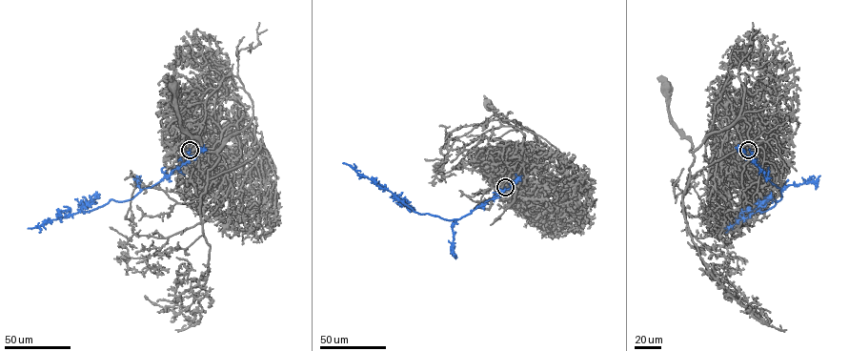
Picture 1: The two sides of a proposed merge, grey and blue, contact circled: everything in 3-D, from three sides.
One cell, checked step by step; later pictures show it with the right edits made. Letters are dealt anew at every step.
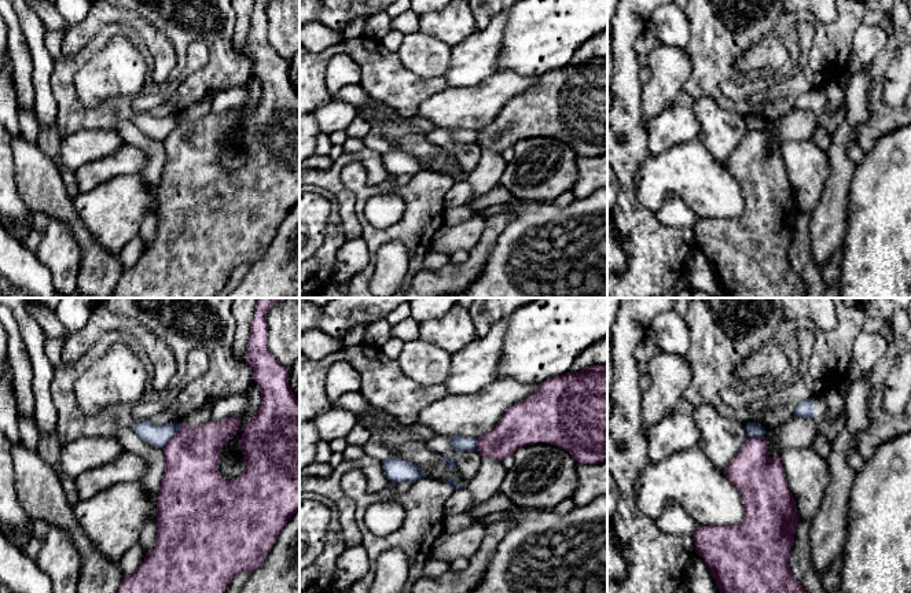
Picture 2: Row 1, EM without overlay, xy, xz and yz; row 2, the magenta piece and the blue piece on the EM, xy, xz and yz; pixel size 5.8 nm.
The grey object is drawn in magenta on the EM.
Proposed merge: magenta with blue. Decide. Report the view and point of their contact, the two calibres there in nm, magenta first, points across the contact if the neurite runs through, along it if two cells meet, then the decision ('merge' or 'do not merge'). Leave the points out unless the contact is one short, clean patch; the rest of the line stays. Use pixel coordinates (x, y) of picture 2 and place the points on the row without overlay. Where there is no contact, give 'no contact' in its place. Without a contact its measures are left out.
meets magenta in xy at (173, 128); 320 nm thick on the magenta side, 120 nm on the other; border along xy (180, 115), (176, 125), (162, 140); do not merge

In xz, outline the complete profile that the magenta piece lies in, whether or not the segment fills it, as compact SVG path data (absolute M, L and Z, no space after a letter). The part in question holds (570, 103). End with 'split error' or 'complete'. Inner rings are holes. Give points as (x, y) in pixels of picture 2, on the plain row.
M607 56L591 58L578 65L567 65L540 75L540 80L522 95L514 96L496 115L477 132L481 150L502 154L521 139L548 135L569 144L578 156L607 154Z; complete

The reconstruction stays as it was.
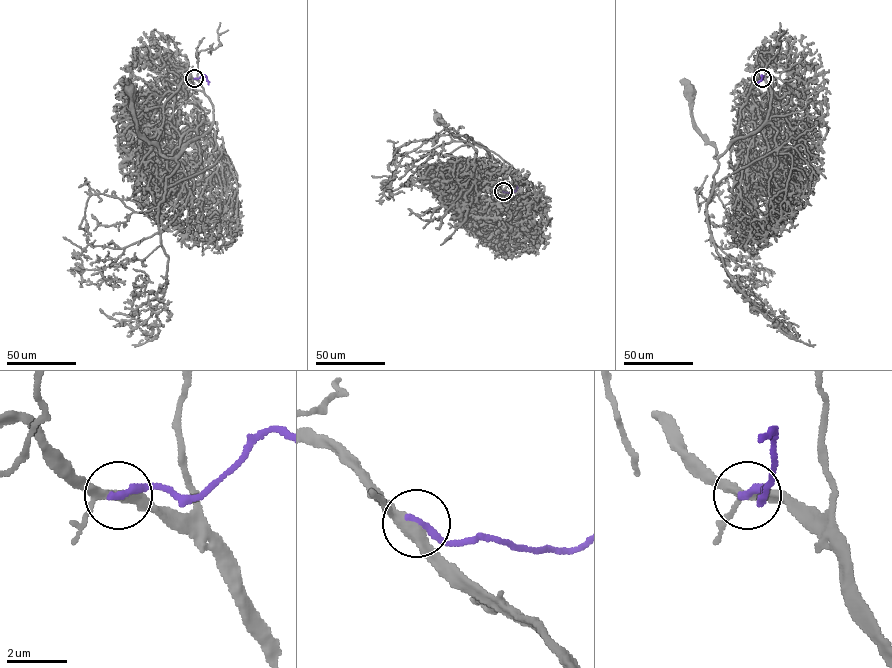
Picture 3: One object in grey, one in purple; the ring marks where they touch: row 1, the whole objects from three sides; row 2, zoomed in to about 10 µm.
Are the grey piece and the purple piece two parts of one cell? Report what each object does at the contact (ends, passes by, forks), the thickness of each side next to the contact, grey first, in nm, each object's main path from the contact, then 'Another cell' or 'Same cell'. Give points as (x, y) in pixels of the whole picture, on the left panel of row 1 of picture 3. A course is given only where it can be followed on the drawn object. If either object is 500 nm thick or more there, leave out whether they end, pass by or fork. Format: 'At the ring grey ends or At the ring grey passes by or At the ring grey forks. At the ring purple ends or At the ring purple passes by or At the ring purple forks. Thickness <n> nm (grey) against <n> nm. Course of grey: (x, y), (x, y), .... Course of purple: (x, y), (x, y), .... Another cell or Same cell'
At the ring grey forks. At the ring purple ends. Thickness 240 nm (grey) against 260 nm. Course of grey: (194, 79), (213, 107), (213, 124), (173, 158), (163, 156), (156, 145), (139, 133), (128, 90). Course of purple: (194, 79), (205, 76), (208, 84). Another cell

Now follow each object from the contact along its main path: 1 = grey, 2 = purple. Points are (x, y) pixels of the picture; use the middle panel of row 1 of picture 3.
1: (503, 191), (513, 200), (521, 199), (520, 190), (502, 165), (482, 146), (468, 146), (436, 119)
2: (503, 191), (515, 191), (517, 186)

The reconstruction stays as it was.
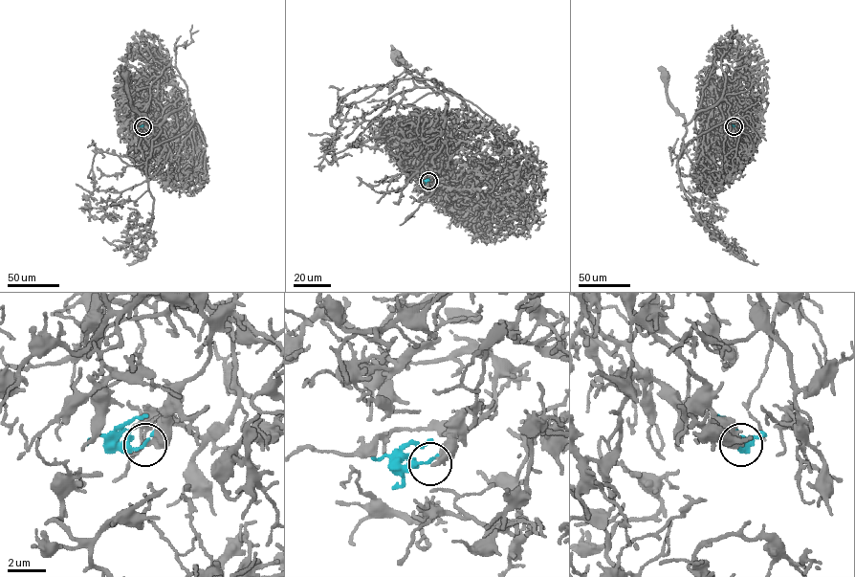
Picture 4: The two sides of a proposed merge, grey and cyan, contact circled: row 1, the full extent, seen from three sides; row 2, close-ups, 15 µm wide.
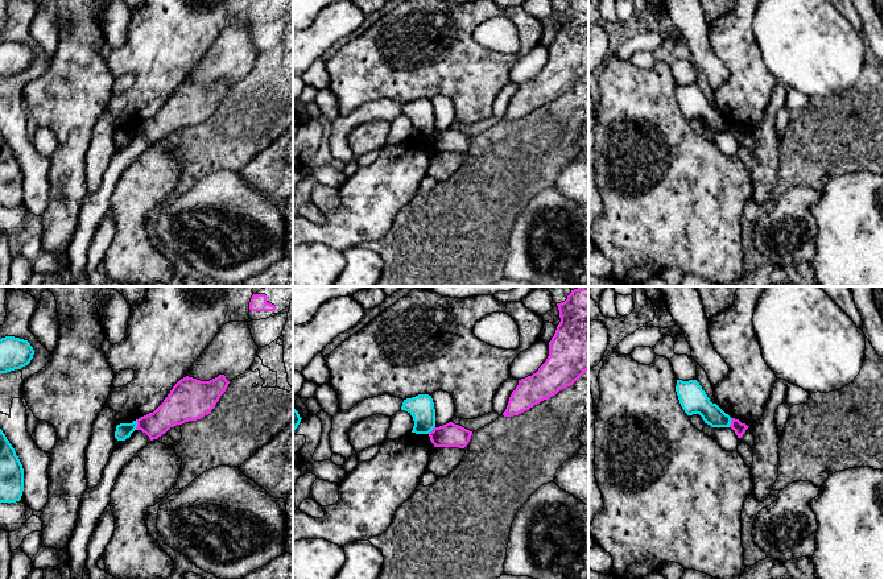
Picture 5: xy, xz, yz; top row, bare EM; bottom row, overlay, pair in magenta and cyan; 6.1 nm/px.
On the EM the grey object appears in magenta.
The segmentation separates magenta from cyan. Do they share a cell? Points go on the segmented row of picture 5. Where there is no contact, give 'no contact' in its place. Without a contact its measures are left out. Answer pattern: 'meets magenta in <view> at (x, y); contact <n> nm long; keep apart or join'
meets magenta in xy at (137, 425); contact 70 nm long; keep apart

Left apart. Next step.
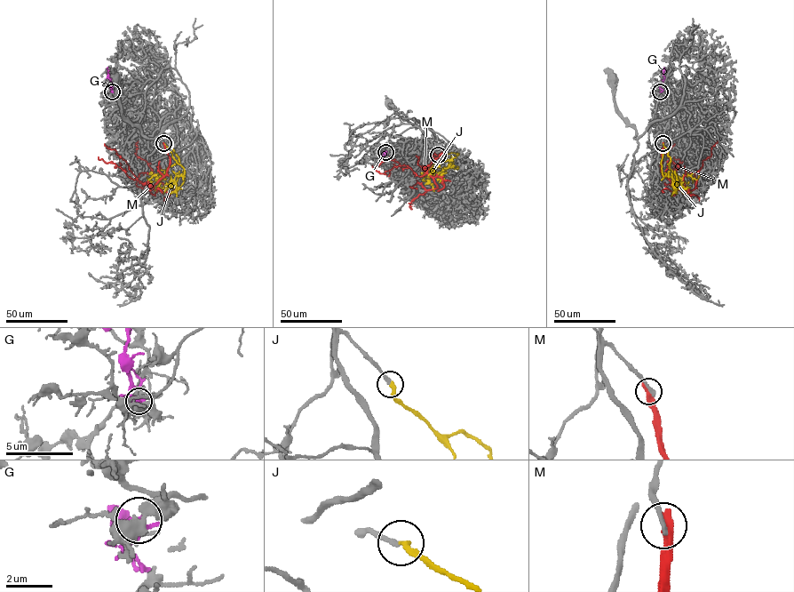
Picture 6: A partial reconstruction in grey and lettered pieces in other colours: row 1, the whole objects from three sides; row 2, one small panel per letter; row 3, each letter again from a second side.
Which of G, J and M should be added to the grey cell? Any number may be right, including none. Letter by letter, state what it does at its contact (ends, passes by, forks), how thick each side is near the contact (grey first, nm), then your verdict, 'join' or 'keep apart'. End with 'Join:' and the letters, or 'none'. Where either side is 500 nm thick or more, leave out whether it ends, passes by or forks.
G: 380 nm thick on the grey side, 500 nm on the other; keep apart
J: it ends there; 190 nm thick on the grey side, 220 nm on the other; join
M: it ends there; 240 nm thick on the grey side, 480 nm on the other; keep apart
Join: J

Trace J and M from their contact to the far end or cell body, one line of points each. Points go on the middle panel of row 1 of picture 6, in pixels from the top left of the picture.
J: (438, 155), (443, 156), (450, 153), (458, 154), (448, 164), (456, 166)
M: (438, 155), (444, 153), (429, 167), (427, 172), (437, 188), (415, 198), (409, 203), (411, 209)

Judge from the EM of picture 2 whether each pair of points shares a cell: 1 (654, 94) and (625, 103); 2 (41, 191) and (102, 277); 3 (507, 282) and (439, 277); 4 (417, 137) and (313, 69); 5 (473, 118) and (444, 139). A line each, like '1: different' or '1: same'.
1: different
2: same
3: different
4: different
5: different

